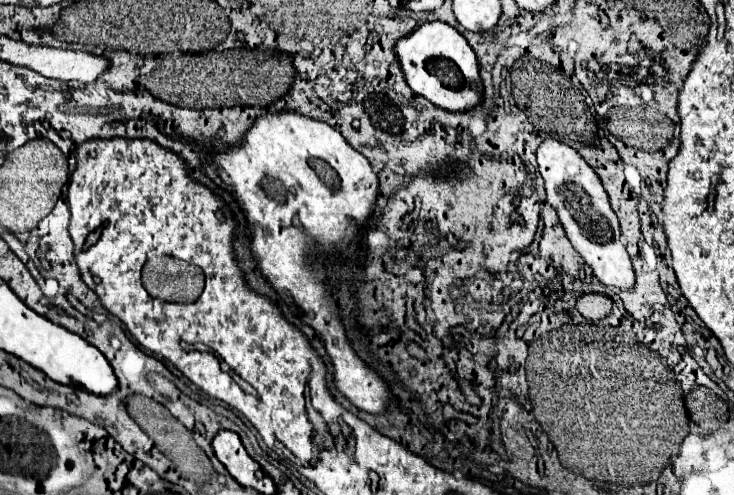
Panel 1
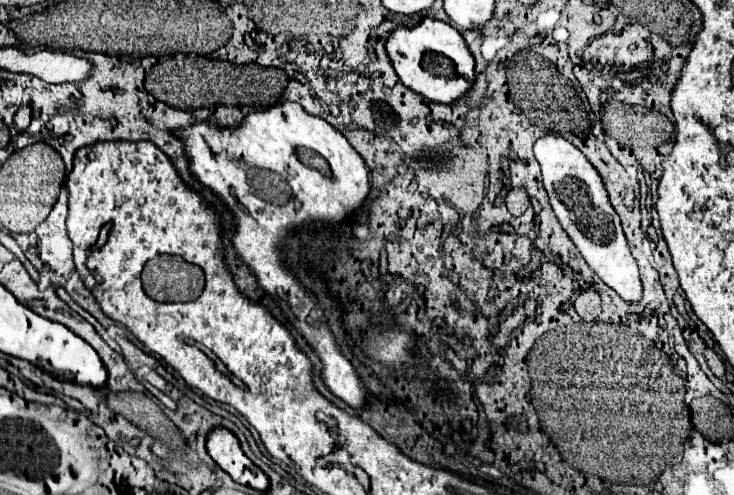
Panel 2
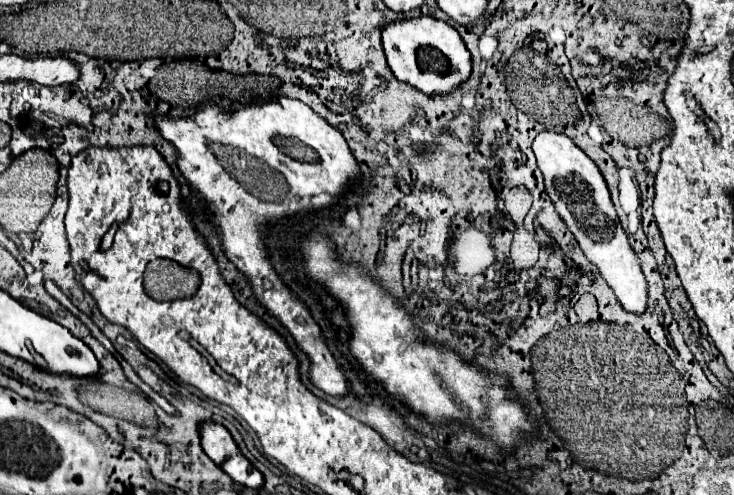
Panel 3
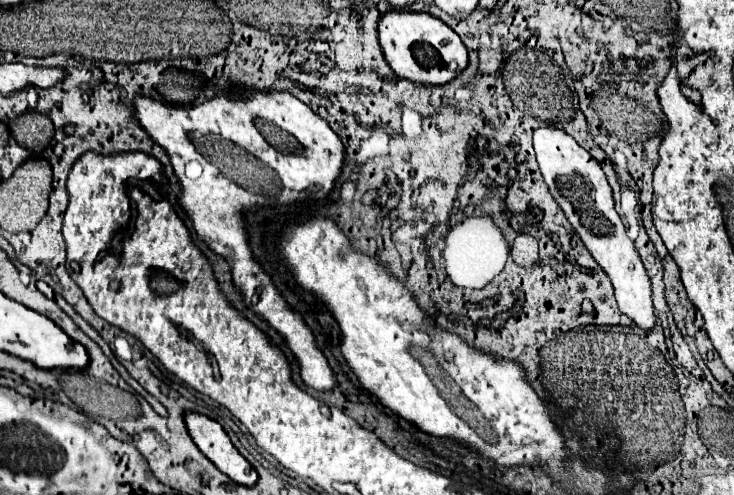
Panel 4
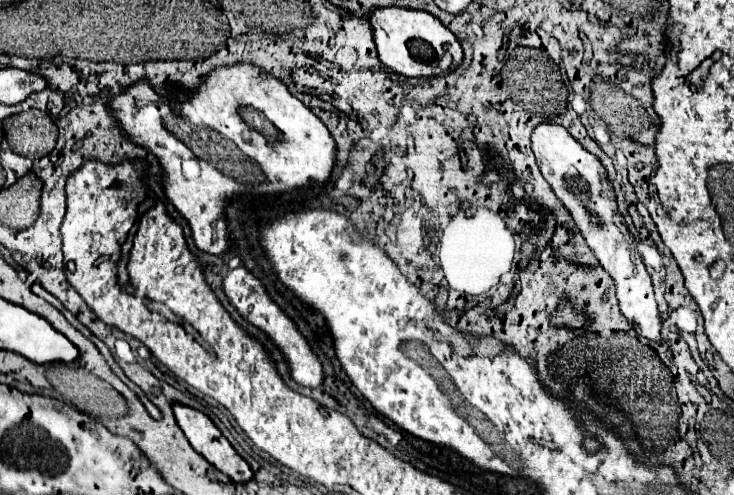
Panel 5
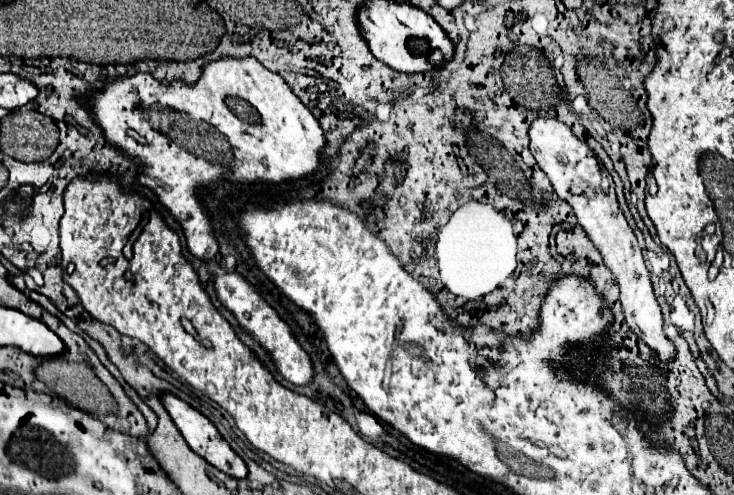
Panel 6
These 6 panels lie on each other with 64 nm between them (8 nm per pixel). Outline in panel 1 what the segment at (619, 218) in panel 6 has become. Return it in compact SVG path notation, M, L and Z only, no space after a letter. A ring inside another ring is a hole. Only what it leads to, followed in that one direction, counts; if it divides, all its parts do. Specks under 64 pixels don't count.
M546 138L536 150L540 174L544 178L548 204L558 212L560 224L566 230L574 250L584 258L584 262L594 270L596 278L618 290L632 290L636 282L636 274L622 242L622 232L614 210L610 208L608 194L592 170L592 166L568 144Z

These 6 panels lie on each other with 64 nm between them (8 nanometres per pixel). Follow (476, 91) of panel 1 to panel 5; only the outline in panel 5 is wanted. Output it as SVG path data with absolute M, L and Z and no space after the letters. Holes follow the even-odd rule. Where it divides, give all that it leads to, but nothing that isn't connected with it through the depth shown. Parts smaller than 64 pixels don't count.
M382 6L368 12L378 58L390 70L408 78L434 78L446 74L462 62L462 48L456 36L432 14L424 10Z

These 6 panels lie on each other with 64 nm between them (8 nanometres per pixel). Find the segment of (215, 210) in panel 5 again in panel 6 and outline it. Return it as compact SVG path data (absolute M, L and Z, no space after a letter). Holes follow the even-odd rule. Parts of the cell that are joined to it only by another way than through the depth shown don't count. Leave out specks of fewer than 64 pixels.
M222 56L206 64L194 86L182 84L182 80L164 82L154 78L152 74L134 74L134 76L120 76L112 82L104 82L104 88L100 90L92 88L92 92L88 92L88 96L84 96L82 100L86 102L90 116L102 128L104 140L112 148L120 150L124 156L140 162L142 172L136 174L136 182L140 186L150 188L156 194L158 202L180 224L190 254L208 264L218 252L218 242L212 236L210 220L196 198L198 186L216 182L220 178L234 180L234 182L258 182L258 180L282 182L282 180L302 178L318 168L320 148L326 144L318 120L300 102L300 98L288 88L284 78L266 70L252 56L244 56L244 58ZM228 96L238 96L242 100L248 100L256 108L260 120L256 124L250 124L234 116L226 106Z

